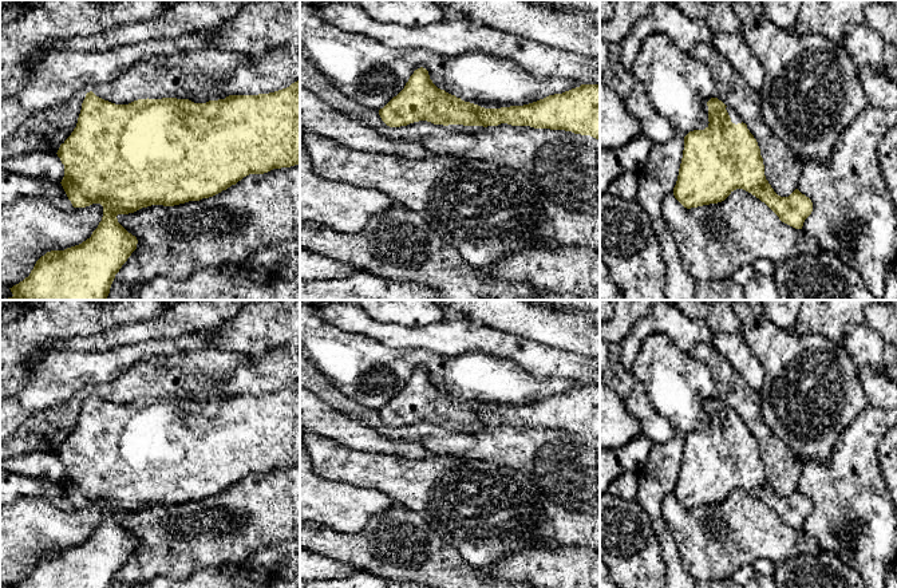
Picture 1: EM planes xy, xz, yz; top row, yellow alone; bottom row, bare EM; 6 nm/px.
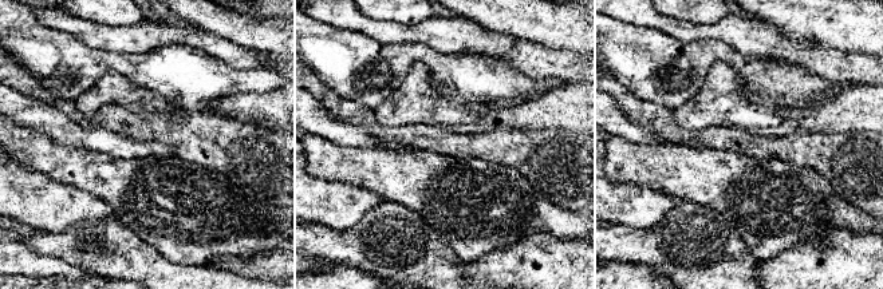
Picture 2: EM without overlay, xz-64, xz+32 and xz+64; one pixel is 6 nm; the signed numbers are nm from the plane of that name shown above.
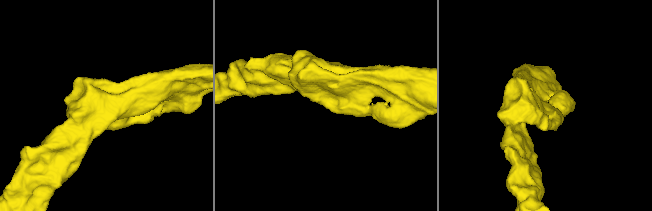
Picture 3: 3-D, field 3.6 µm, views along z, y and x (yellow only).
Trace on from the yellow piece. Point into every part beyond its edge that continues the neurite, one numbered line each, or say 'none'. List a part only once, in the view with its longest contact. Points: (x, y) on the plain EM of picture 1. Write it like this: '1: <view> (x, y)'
1: xz (455, 427)

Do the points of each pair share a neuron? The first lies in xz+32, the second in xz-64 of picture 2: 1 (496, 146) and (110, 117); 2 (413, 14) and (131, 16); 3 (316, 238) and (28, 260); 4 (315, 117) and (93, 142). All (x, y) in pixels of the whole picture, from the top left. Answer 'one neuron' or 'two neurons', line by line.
1: one neuron
2: one neuron
3: two neurons
4: one neuron

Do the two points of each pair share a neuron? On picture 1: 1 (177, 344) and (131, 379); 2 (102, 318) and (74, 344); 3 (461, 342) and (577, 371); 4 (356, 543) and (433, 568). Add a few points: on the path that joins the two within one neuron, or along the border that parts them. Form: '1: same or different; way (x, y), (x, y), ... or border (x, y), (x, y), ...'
1: different; border (193, 350), (149, 356), (133, 364)
2: different; border (113, 327), (91, 335), (78, 335), (52, 342)
3: same; way (490, 342), (510, 346), (548, 363)
4: same; way (374, 563), (379, 568), (413, 571)

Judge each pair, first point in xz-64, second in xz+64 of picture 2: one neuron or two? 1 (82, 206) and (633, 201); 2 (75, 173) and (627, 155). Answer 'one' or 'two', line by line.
1: one
2: one

